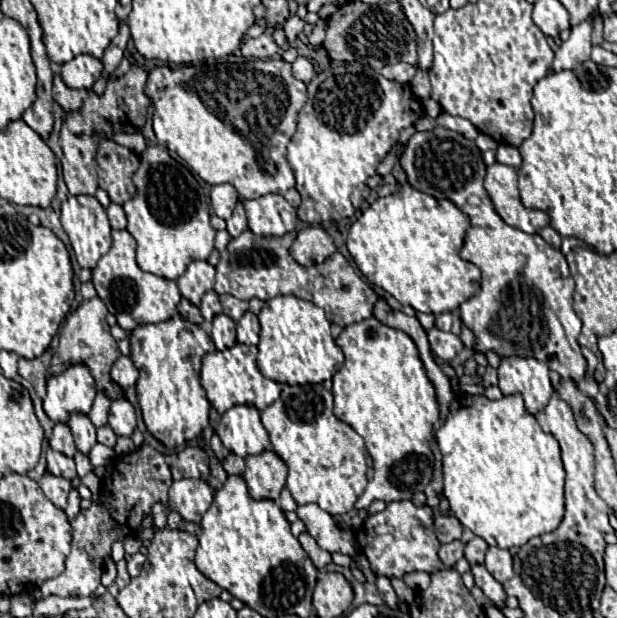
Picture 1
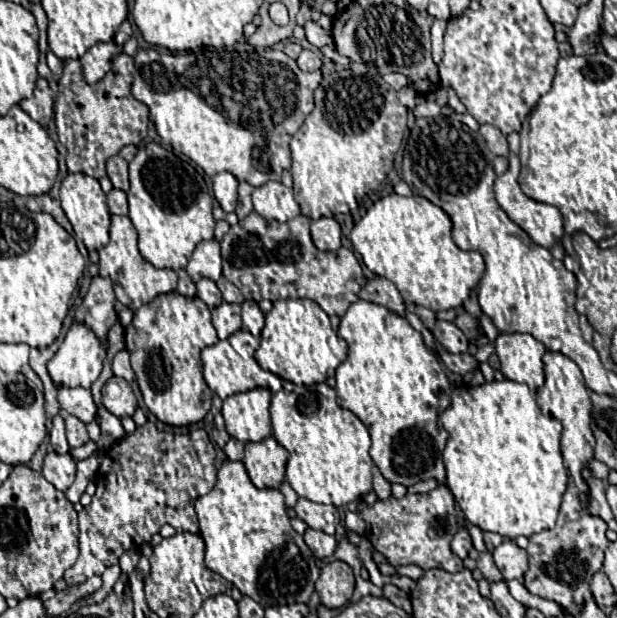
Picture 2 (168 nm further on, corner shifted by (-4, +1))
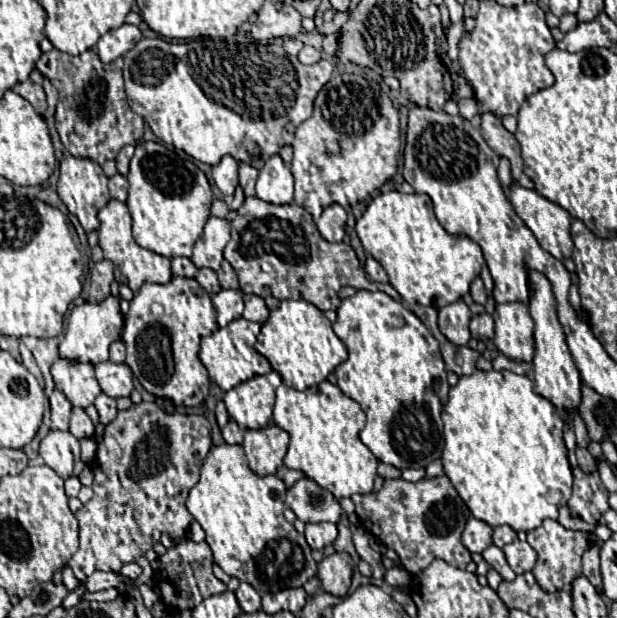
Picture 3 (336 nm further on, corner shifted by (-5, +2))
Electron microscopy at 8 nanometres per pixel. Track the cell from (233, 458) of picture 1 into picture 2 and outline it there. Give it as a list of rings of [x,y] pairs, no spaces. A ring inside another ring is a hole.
[[[229,439],[223,451],[225,451],[227,459],[231,459],[231,461],[243,461],[243,443],[239,443],[235,439]]]

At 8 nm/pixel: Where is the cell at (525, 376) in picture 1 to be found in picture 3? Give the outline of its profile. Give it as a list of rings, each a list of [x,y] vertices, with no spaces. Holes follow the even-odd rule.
[[[524,302],[496,304],[492,316],[496,322],[494,344],[498,346],[498,350],[508,358],[530,362],[534,356],[532,340],[534,322],[528,314],[528,304]]]

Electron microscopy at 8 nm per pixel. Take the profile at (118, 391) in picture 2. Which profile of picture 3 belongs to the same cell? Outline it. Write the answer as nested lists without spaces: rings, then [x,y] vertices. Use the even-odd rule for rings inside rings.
[[[110,360],[96,364],[96,378],[104,392],[112,398],[130,396],[134,384],[132,384],[132,370],[128,364],[114,364]]]

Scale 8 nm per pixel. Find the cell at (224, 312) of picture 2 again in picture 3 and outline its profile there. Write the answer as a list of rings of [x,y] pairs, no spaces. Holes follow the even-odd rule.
[[[222,288],[212,296],[212,304],[218,312],[218,326],[228,326],[232,320],[242,316],[244,304],[242,304],[242,290],[232,290],[232,288]]]

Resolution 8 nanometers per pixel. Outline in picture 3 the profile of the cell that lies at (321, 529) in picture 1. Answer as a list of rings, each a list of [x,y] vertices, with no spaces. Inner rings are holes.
[[[300,478],[294,486],[286,488],[284,504],[302,522],[338,522],[342,508],[338,500],[326,488],[320,488],[314,480]]]

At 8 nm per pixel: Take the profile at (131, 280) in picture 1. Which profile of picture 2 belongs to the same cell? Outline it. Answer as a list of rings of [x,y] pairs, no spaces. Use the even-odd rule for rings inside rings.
[[[115,215],[111,217],[111,239],[109,239],[109,245],[99,251],[99,275],[113,281],[113,291],[115,291],[117,301],[121,301],[133,313],[141,305],[151,303],[155,297],[159,297],[163,293],[175,293],[177,291],[177,273],[175,271],[171,271],[171,269],[155,269],[149,261],[145,261],[141,257],[141,253],[137,249],[137,231],[135,231],[135,227],[133,227],[129,217],[115,217]]]

